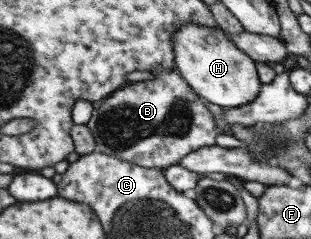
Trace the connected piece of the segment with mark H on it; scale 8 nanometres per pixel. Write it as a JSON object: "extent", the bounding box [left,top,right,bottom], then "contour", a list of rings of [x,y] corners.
{"extent":[173,23,262,109],"contour":[[[188,23],[179,28],[173,40],[173,53],[176,71],[192,87],[193,92],[209,103],[223,108],[234,109],[250,104],[258,98],[262,84],[256,69],[255,60],[229,39],[225,31]]]}

